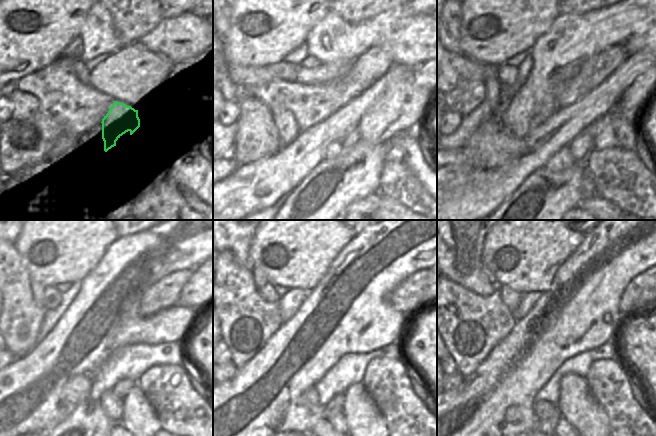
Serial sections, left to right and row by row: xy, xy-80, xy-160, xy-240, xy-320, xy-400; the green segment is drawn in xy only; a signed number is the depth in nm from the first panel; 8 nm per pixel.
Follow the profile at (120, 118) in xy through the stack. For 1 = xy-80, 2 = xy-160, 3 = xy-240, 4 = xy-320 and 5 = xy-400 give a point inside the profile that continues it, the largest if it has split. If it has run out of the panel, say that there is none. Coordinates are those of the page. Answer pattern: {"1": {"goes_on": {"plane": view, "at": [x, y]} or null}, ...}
{"1": {"goes_on": {"plane": "xy-80", "at": [334, 149]}}, "2": {"goes_on": {"plane": "xy-160", "at": [562, 160]}}, "3": {"goes_on": {"plane": "xy-240", "at": [112, 405]}}, "4": {"goes_on": {"plane": "xy-320", "at": [337, 421]}}, "5": {"goes_on": {"plane": "xy-400", "at": [562, 423]}}}

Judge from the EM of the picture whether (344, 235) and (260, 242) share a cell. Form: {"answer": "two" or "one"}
{"answer": "one"}

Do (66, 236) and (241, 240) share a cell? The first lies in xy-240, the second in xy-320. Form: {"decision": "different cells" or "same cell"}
{"decision": "different cells"}

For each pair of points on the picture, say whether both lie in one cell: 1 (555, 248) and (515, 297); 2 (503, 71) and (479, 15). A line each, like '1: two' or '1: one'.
1: two
2: two

